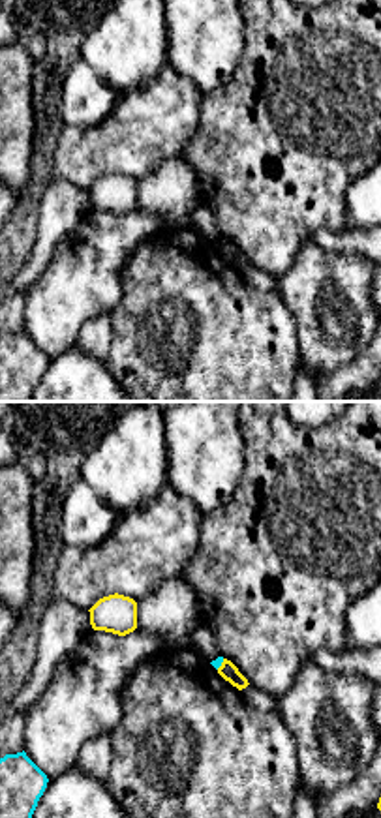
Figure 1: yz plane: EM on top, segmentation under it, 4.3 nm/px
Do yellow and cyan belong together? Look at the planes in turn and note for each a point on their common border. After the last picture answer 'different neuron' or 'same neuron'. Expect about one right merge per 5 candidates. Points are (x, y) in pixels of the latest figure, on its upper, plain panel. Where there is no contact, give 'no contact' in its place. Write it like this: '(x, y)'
(222, 244)

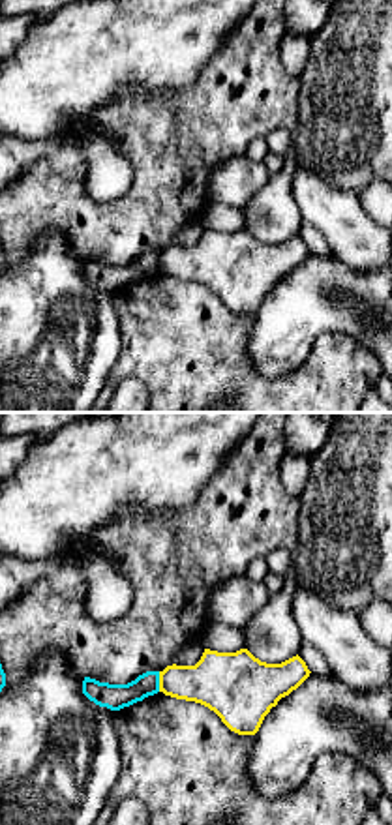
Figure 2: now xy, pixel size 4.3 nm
(160, 261)

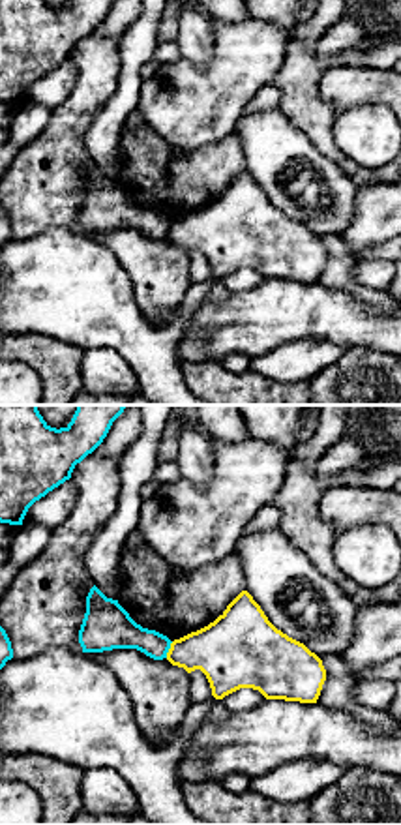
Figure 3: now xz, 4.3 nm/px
(169, 229)

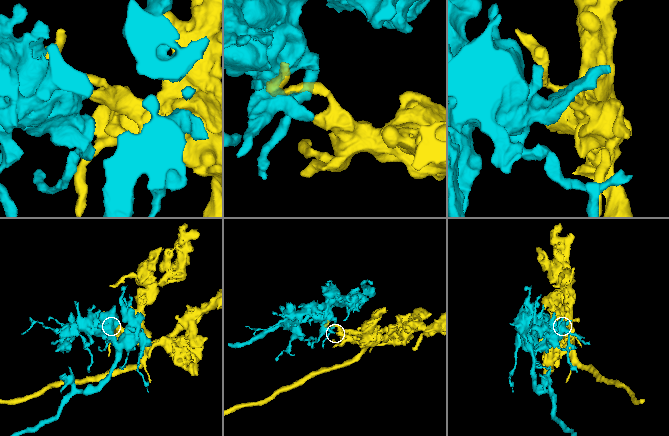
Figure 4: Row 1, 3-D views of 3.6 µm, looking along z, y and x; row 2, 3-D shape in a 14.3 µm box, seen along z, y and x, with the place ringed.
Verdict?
different neuron

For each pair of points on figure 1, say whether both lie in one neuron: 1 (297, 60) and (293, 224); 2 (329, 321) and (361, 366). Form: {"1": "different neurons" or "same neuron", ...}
{"1": "same neuron", "2": "different neurons"}

